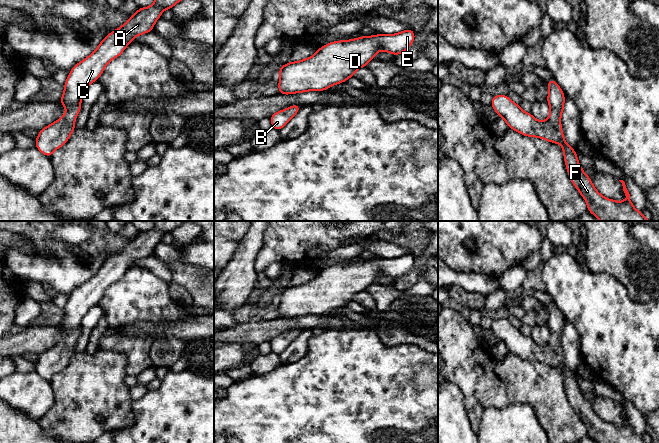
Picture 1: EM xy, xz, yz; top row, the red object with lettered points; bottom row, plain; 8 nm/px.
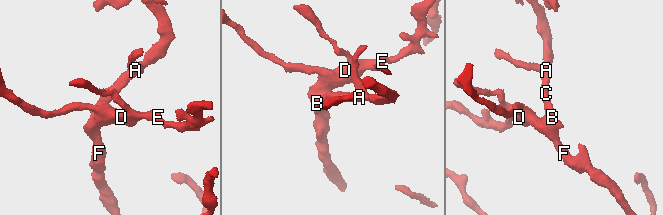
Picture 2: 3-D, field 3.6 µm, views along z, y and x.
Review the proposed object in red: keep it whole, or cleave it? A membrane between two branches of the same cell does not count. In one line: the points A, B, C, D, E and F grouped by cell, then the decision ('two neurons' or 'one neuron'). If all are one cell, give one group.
groups A B C D E F; one neuron

